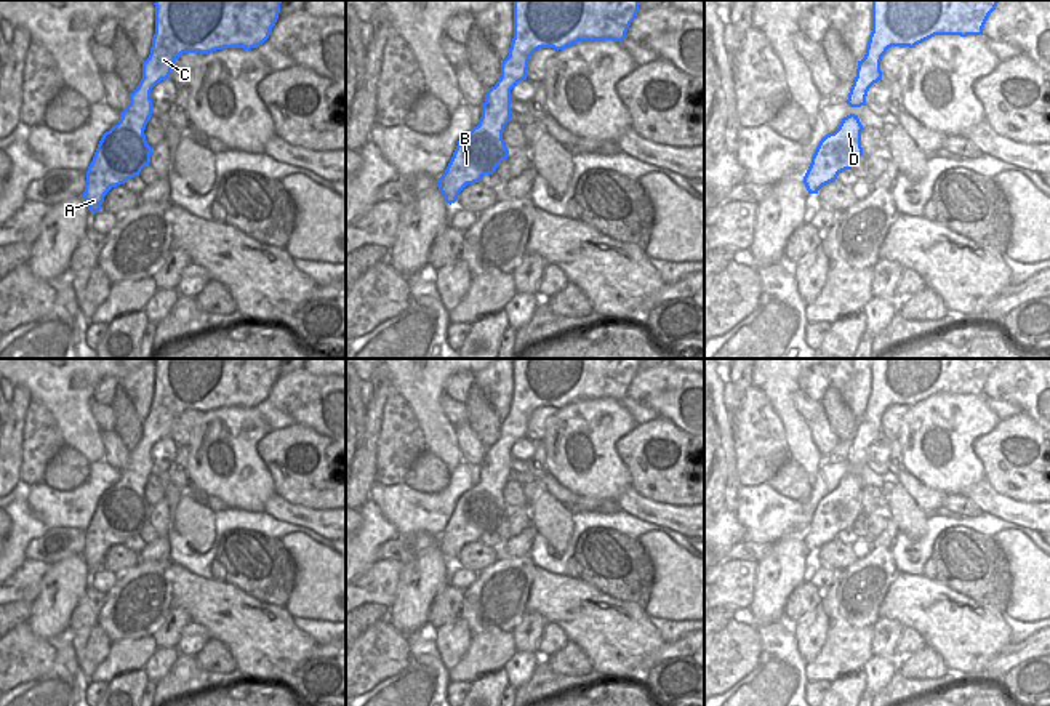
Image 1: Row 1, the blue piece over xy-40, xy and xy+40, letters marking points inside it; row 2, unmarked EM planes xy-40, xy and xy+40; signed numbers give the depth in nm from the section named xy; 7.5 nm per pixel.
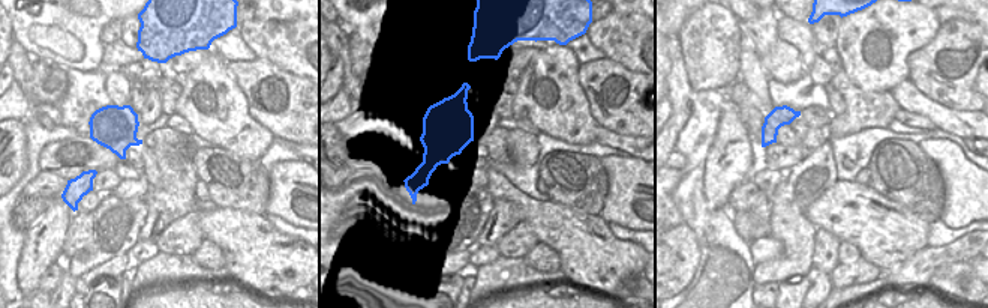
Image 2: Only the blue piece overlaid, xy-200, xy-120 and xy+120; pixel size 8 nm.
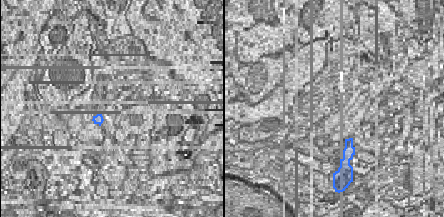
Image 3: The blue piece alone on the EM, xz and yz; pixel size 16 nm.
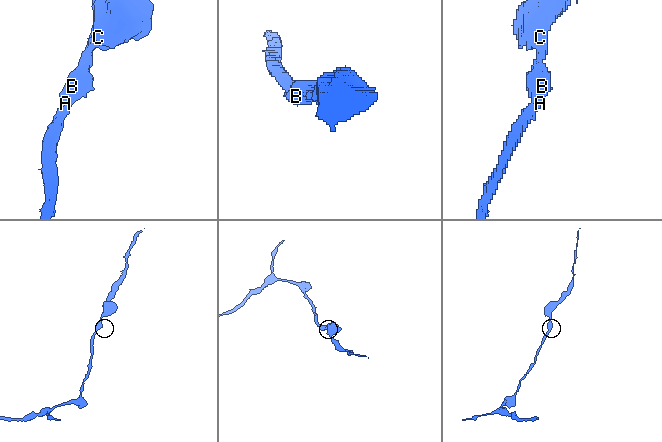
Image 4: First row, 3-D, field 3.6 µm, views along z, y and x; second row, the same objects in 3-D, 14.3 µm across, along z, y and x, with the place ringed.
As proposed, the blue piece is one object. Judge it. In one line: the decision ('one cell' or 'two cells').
one cell

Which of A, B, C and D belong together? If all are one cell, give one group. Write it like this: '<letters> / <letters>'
A B C D

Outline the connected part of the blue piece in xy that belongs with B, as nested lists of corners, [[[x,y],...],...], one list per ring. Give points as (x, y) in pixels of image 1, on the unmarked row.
[[[514,359],[514,397],[501,435],[488,447],[479,483],[467,490],[439,536],[447,562],[509,515],[503,498],[511,480],[511,448],[527,439],[530,415],[539,407],[565,408],[578,400],[623,400],[640,359]]]

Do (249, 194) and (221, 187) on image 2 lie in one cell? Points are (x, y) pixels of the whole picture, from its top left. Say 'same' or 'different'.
same

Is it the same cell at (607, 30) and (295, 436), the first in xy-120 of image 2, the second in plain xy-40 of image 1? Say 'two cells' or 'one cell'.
two cells

